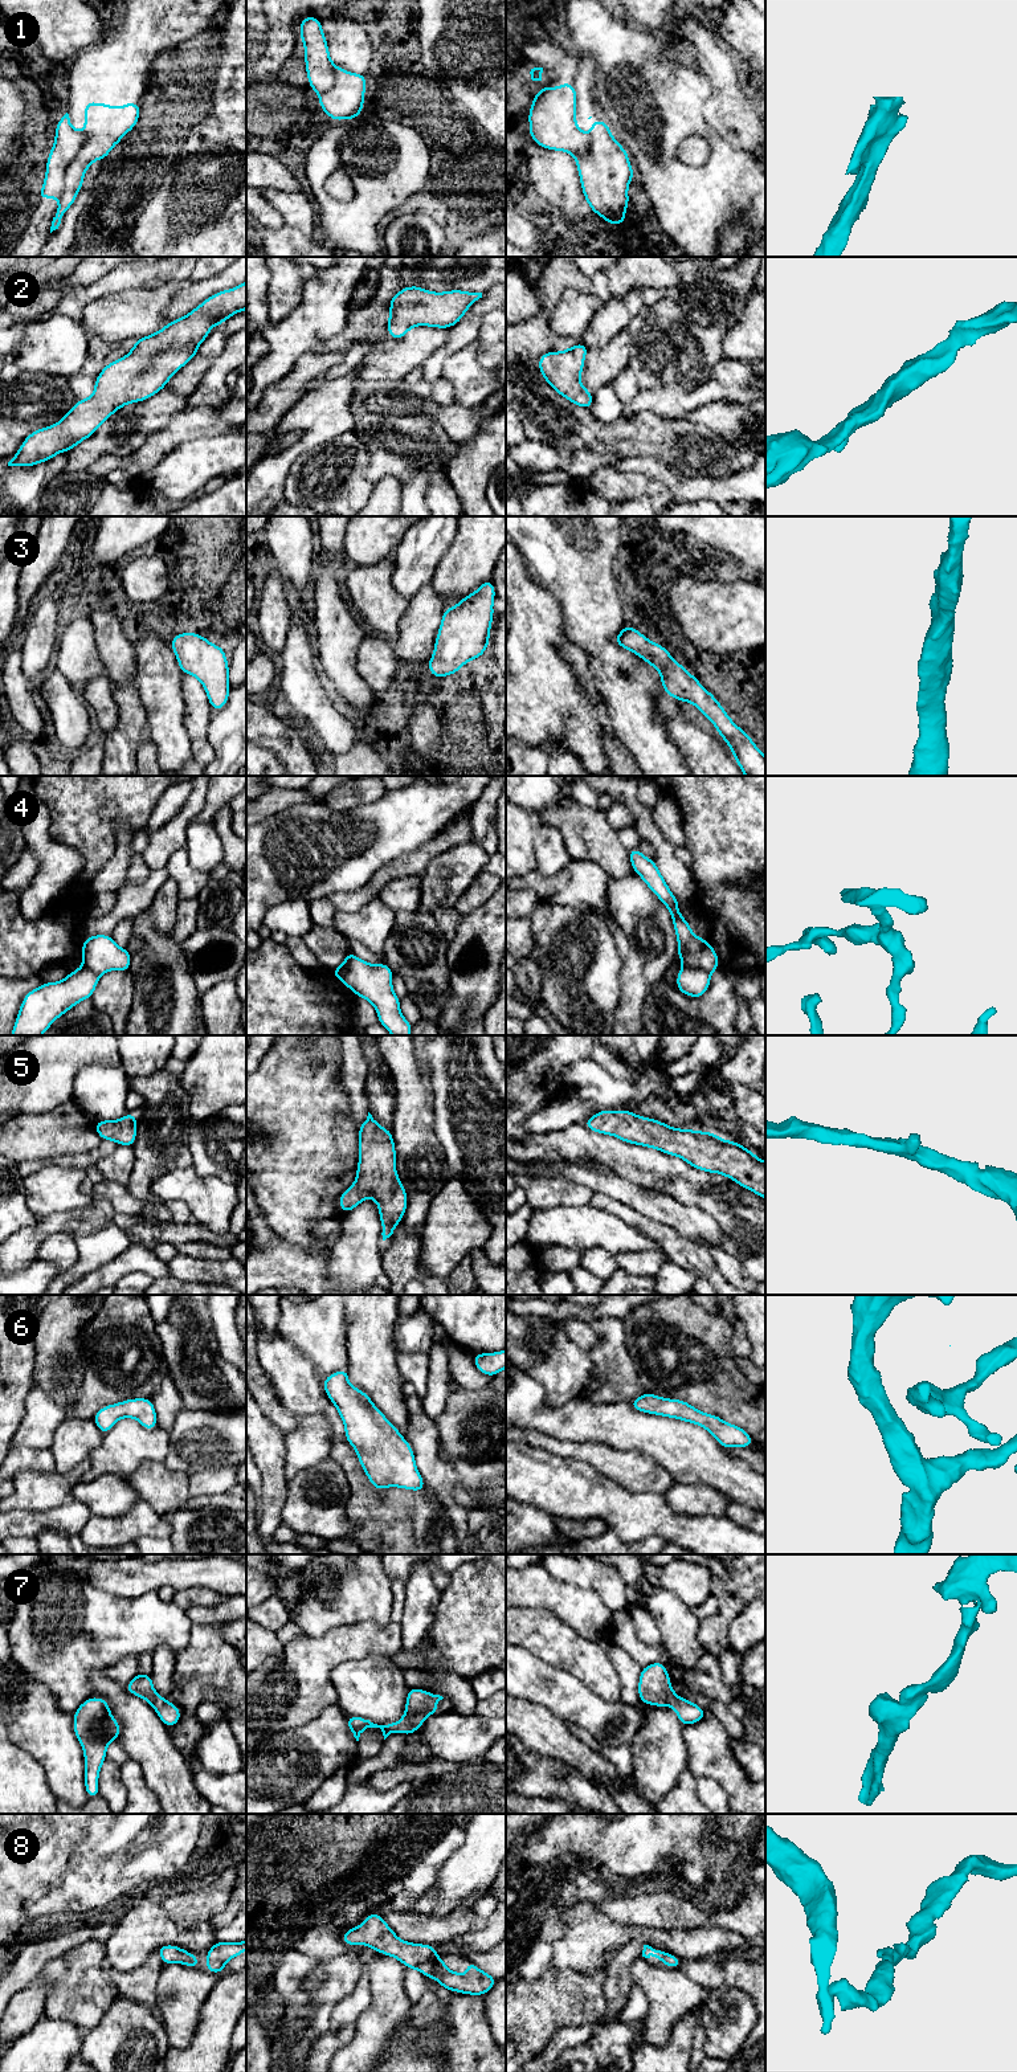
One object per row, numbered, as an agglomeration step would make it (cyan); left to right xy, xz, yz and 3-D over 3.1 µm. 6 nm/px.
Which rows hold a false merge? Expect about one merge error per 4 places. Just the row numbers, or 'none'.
1, 4

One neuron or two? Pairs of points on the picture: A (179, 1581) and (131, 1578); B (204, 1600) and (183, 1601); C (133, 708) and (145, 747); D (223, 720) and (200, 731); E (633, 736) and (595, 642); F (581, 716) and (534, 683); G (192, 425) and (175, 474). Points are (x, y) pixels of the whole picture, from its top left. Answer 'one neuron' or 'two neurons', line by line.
A: one neuron
B: one neuron
C: two neurons
D: two neurons
E: one neuron
F: one neuron
G: two neurons

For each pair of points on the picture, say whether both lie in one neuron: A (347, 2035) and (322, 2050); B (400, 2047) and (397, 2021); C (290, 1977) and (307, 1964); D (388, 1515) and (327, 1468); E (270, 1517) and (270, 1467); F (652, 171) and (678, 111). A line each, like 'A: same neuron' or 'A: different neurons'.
A: same neuron
B: same neuron
C: same neuron
D: different neurons
E: same neuron
F: same neuron

